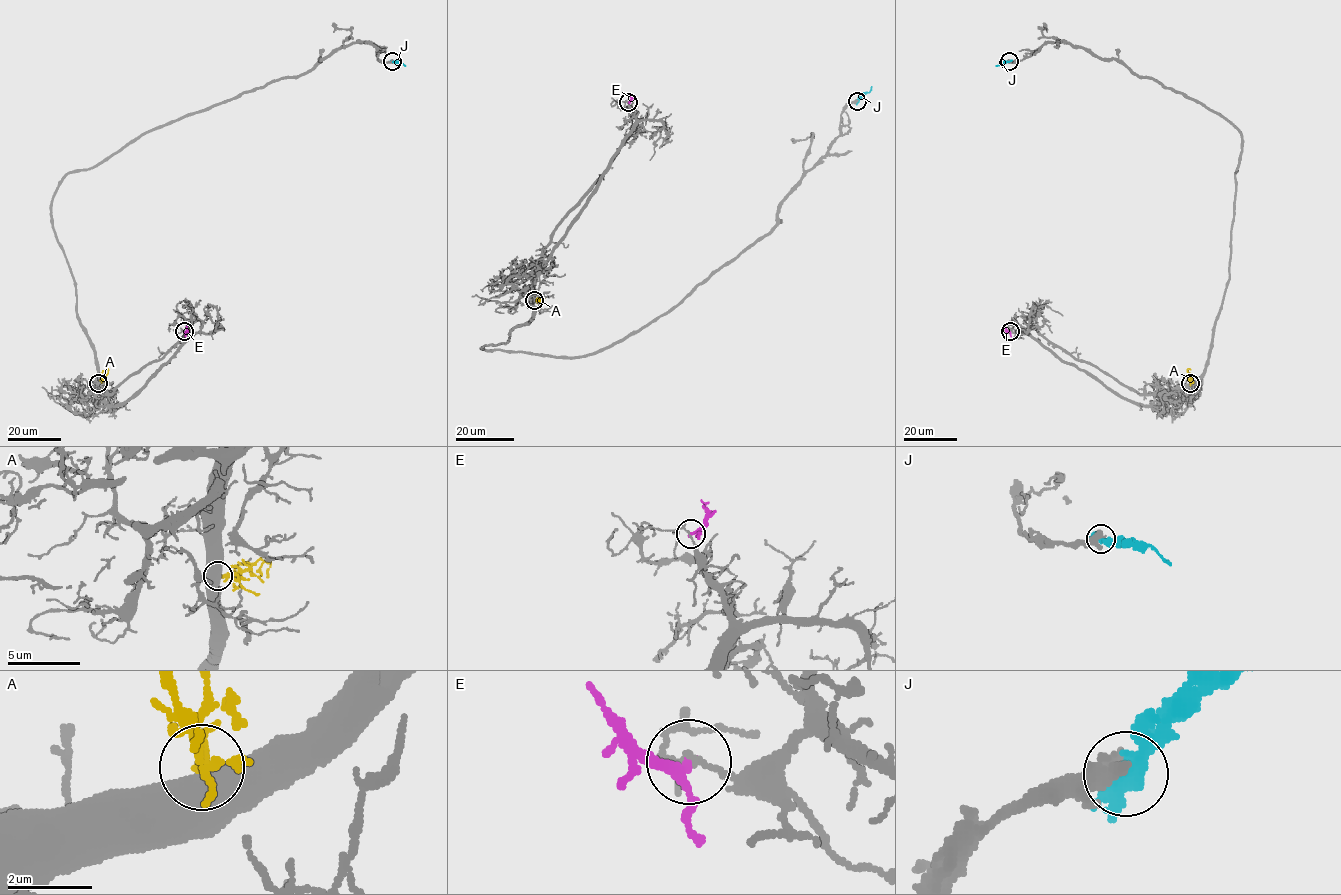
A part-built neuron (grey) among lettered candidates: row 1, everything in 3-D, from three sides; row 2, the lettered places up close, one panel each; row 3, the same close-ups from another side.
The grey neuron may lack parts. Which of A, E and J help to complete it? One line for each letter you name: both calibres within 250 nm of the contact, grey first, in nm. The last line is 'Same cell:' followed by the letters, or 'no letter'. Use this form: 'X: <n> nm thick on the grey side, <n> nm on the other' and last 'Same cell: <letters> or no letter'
Same cell: no letter

